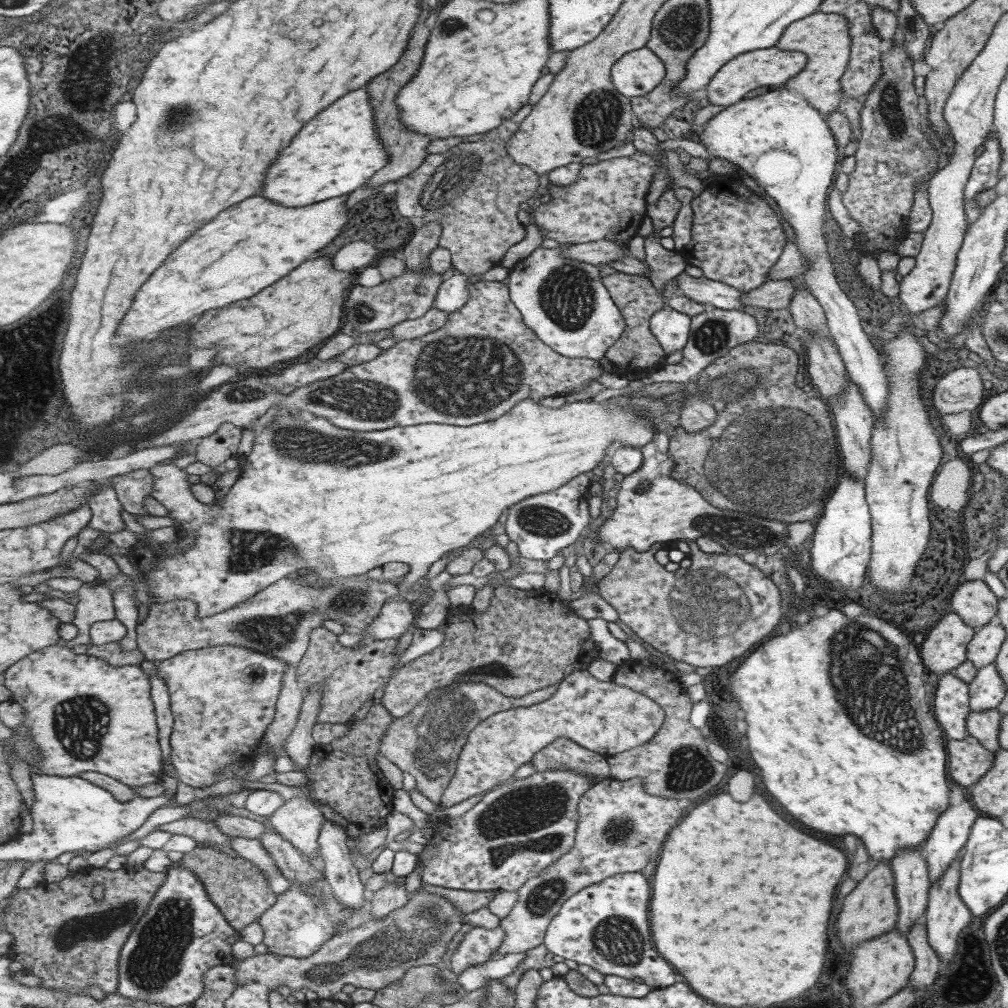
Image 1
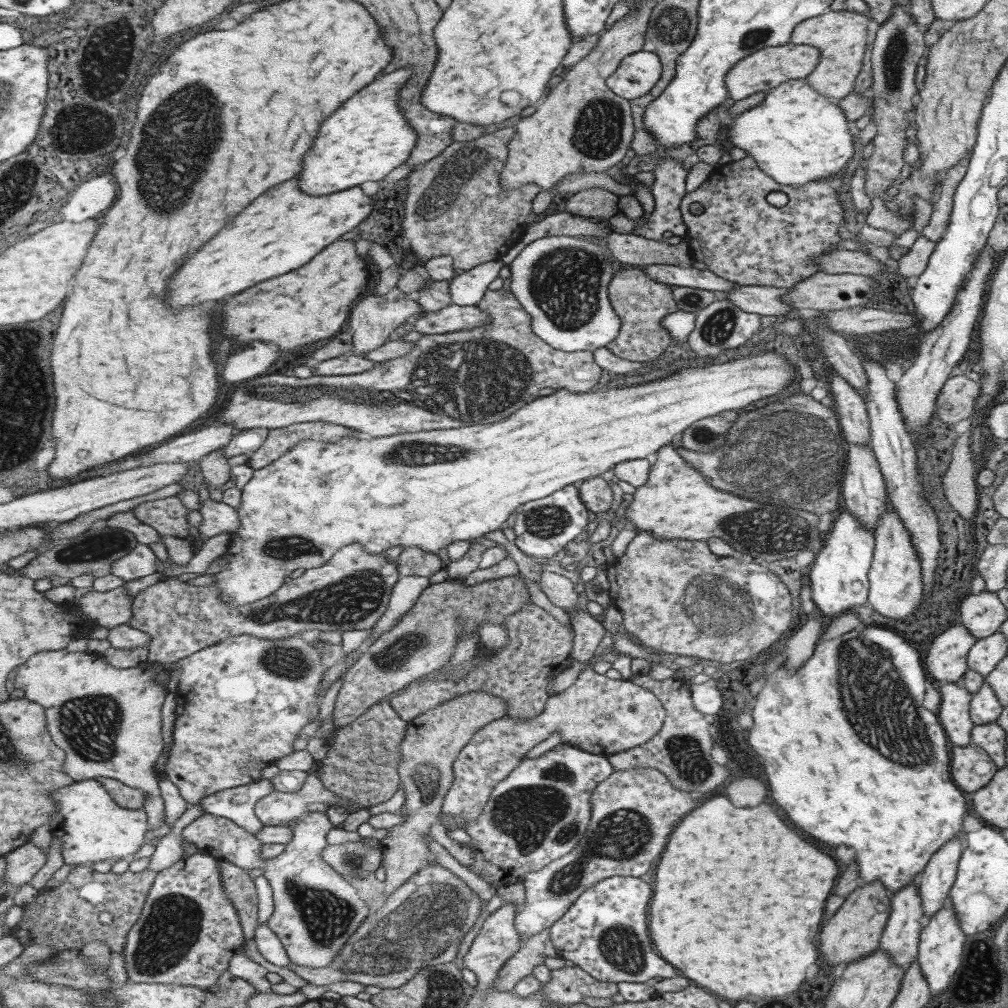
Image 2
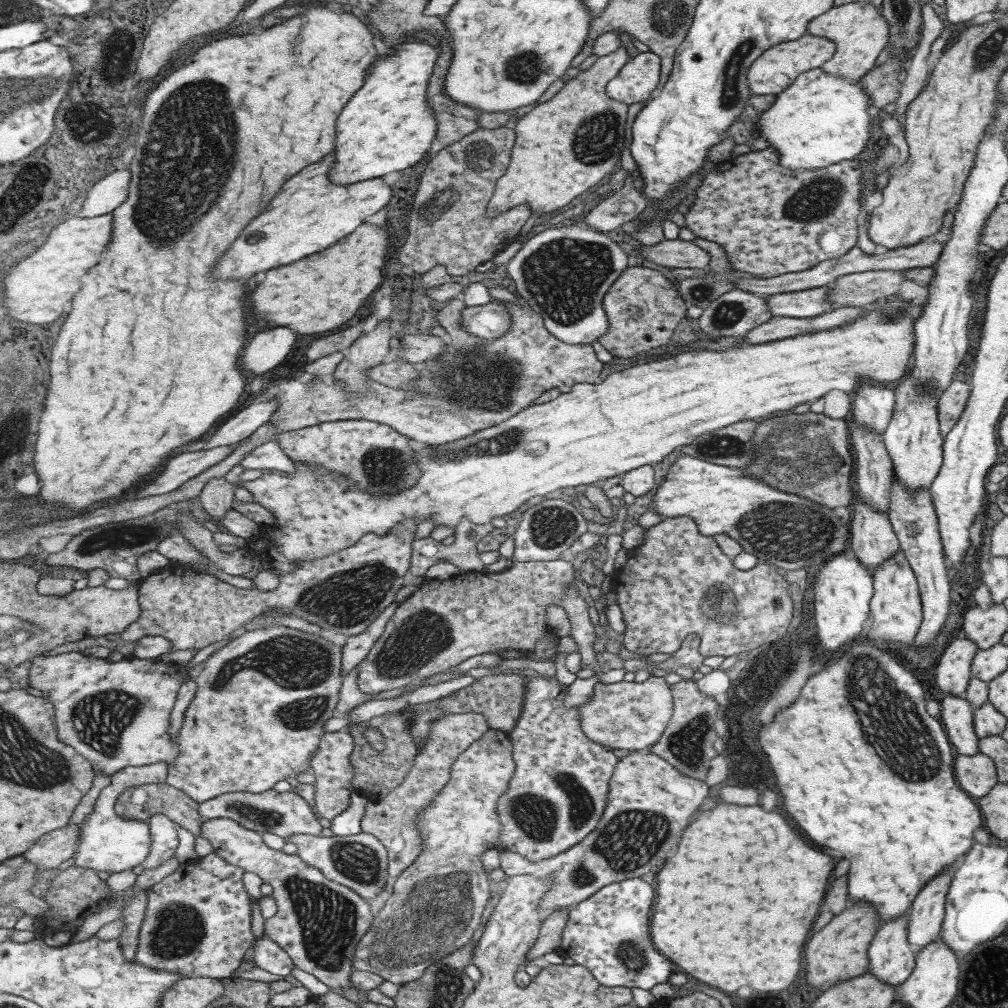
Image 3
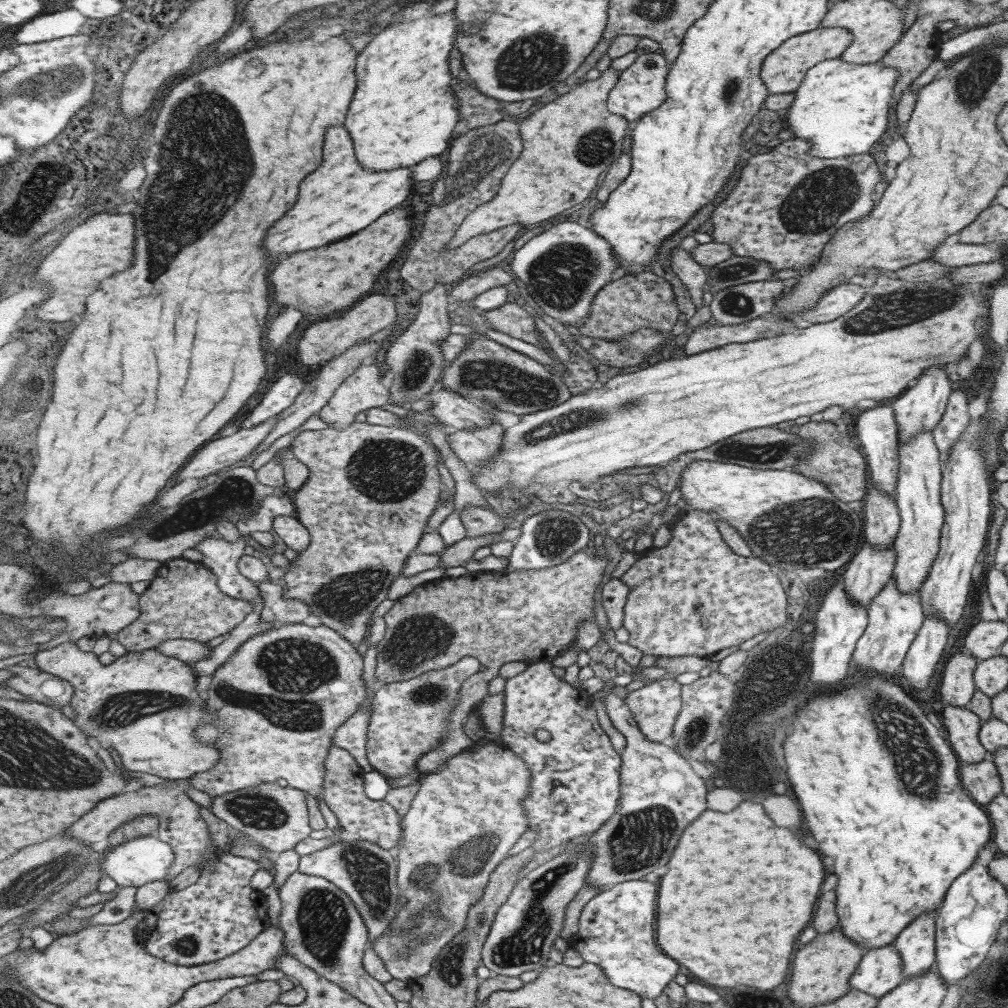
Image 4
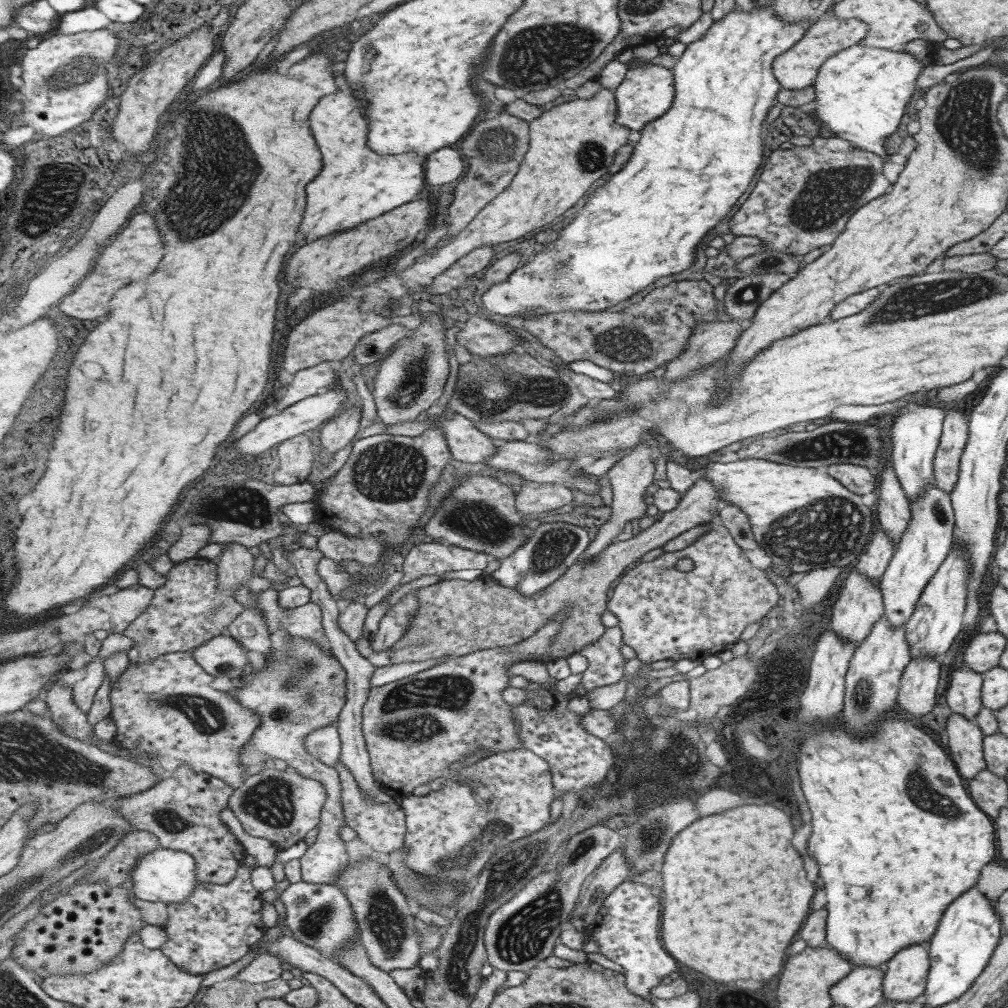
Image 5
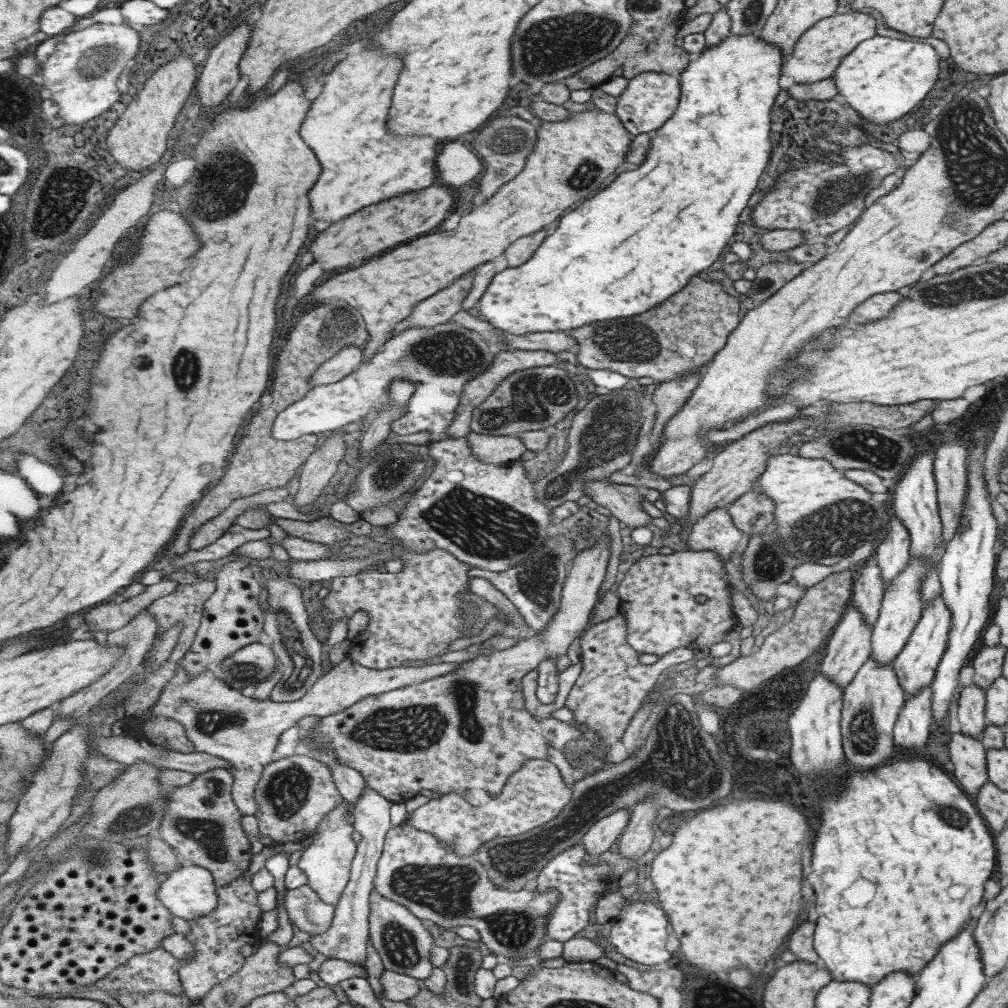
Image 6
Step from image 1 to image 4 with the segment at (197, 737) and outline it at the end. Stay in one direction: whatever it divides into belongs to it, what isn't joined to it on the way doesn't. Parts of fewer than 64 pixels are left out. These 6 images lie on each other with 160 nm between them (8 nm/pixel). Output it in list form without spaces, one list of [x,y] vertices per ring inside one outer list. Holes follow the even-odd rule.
[[[302,623],[278,624],[271,630],[258,634],[249,641],[243,643],[230,656],[229,661],[223,663],[213,674],[206,694],[208,695],[208,710],[214,714],[214,721],[205,726],[200,732],[201,739],[208,742],[219,742],[221,758],[215,769],[204,773],[197,773],[191,777],[190,781],[195,783],[197,790],[206,792],[213,797],[219,797],[236,790],[243,790],[248,786],[259,786],[262,782],[277,782],[279,778],[284,778],[288,786],[305,790],[312,796],[324,798],[324,784],[326,777],[326,762],[329,751],[332,748],[335,734],[364,704],[368,699],[368,685],[364,681],[364,657],[357,652],[357,646],[344,635],[339,634],[335,629],[323,624],[318,627],[307,626]]]

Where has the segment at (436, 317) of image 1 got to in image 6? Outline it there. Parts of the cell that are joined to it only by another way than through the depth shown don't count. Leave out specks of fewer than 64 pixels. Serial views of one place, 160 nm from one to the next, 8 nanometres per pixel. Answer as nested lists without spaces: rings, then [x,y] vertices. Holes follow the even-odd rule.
[[[695,276],[675,296],[651,310],[633,317],[590,322],[580,328],[566,330],[566,333],[576,342],[574,348],[570,348],[577,364],[583,368],[612,370],[628,379],[647,376],[660,383],[705,366],[740,321],[737,315],[740,306],[737,298],[723,292],[721,283]],[[699,314],[707,324],[711,318],[711,326],[723,328],[711,328],[713,334],[699,334]],[[673,340],[677,340],[677,344]]]

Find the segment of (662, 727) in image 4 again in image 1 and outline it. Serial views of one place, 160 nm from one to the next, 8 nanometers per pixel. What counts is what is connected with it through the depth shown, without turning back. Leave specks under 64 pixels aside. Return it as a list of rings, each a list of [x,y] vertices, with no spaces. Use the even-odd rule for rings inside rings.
[[[577,670],[561,680],[553,694],[545,696],[543,702],[504,710],[486,718],[472,731],[468,744],[464,746],[458,761],[457,774],[452,778],[445,791],[442,803],[446,807],[455,806],[471,796],[477,796],[486,790],[495,789],[515,776],[515,772],[538,751],[557,740],[565,737],[576,745],[587,750],[609,757],[627,749],[639,746],[651,739],[659,730],[664,719],[664,710],[653,699],[647,698],[629,687],[619,686],[617,683],[599,682],[590,676],[587,670]]]

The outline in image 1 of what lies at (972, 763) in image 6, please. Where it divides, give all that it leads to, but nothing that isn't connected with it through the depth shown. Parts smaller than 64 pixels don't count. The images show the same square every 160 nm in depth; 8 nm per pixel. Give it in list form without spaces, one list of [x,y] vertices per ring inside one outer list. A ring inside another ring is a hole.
[[[951,672],[935,678],[932,715],[947,738],[961,740],[967,736],[965,721],[969,711],[966,682]]]

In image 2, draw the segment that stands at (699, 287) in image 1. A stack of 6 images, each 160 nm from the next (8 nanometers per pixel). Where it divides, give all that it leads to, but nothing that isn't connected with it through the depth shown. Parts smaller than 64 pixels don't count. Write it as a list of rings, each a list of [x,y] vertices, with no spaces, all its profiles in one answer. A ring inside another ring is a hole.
[[[741,286],[733,287],[728,291],[722,291],[721,298],[726,298],[743,312],[757,314],[759,316],[784,315],[789,310],[781,297],[790,290],[773,286]]]

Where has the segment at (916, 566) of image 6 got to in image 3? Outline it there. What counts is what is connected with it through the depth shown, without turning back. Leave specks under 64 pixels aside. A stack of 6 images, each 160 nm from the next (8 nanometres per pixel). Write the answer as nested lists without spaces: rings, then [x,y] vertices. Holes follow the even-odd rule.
[[[912,372],[900,378],[893,388],[893,412],[882,441],[892,464],[892,474],[907,492],[929,488],[942,462],[942,436],[939,434],[936,398],[920,391],[915,385]]]

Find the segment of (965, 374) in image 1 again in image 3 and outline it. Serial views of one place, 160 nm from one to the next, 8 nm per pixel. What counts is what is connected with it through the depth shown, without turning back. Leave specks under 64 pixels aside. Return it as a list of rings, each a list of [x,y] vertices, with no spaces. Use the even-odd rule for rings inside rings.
[[[951,381],[936,401],[939,434],[944,437],[964,411],[970,387],[961,381]]]

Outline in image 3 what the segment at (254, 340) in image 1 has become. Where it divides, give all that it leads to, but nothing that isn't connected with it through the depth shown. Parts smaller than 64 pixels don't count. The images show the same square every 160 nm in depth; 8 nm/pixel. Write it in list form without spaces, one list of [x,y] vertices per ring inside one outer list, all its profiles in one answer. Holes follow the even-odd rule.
[[[363,224],[355,233],[351,233],[343,240],[331,246],[329,250],[313,254],[313,258],[303,258],[301,262],[277,270],[269,270],[265,280],[253,290],[253,318],[257,320],[267,318],[269,326],[291,326],[297,334],[303,336],[331,333],[337,331],[337,328],[342,328],[343,324],[347,324],[383,282],[389,232],[385,228]]]

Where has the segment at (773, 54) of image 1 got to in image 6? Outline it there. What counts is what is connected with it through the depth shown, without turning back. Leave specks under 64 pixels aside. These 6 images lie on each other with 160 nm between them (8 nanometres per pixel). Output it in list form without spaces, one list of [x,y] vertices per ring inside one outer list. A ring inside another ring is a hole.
[[[847,12],[821,19],[805,30],[796,40],[793,51],[780,64],[780,74],[791,78],[795,84],[809,84],[829,78],[836,66],[851,53],[851,50],[875,35],[875,20],[867,14]]]

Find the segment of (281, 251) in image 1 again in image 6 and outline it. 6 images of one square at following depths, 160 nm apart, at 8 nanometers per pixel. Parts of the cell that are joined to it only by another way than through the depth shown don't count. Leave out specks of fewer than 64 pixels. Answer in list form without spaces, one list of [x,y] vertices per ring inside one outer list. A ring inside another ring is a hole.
[[[379,26],[367,36],[359,36],[357,40],[365,44],[365,50],[361,50],[361,54],[357,56],[349,54],[345,60],[337,62],[329,74],[326,74],[322,90],[309,108],[309,118],[301,126],[301,136],[305,138],[305,142],[309,142],[309,146],[313,146],[323,170],[317,180],[317,186],[313,186],[313,218],[317,220],[339,222],[363,210],[365,206],[373,206],[377,202],[401,196],[411,190],[429,188],[437,178],[437,162],[435,162],[439,156],[437,140],[429,136],[401,138],[387,132],[389,108],[395,84],[403,70],[403,62],[395,55],[383,56],[385,53],[375,43],[376,34],[383,29]]]

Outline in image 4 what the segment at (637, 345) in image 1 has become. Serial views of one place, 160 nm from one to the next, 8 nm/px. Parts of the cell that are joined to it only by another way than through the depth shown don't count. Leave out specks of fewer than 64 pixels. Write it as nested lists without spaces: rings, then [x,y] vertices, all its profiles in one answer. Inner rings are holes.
[[[638,270],[604,284],[593,297],[586,322],[578,327],[581,335],[600,340],[619,340],[640,328],[669,333],[677,322],[677,305],[671,285],[650,271]]]

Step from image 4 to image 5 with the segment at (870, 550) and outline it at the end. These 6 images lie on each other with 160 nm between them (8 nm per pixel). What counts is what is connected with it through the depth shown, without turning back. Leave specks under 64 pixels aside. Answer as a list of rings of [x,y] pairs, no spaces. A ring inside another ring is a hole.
[[[855,568],[846,575],[843,587],[839,590],[839,596],[831,607],[831,618],[829,619],[831,629],[840,641],[849,641],[854,648],[864,641],[875,621],[883,614],[883,601],[878,584],[869,584],[865,577]]]

